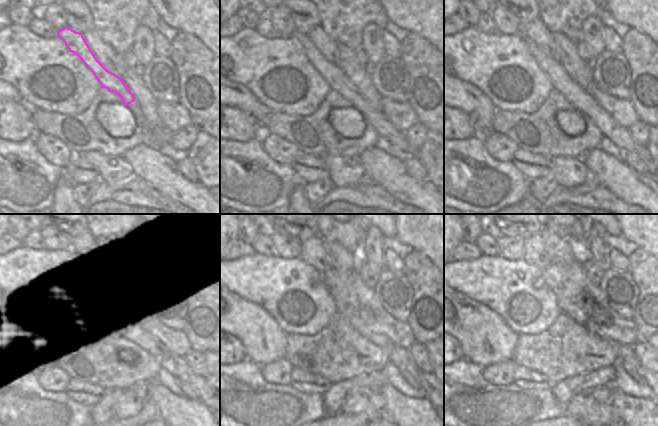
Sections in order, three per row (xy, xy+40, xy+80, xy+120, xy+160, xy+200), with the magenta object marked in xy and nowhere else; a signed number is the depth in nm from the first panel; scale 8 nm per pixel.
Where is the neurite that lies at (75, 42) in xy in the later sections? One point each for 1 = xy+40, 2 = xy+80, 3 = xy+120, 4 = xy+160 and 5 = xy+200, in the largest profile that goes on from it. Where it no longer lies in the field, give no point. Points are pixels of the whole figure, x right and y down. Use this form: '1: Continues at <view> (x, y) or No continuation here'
1: Continues at xy+40 (334, 76)
2: Continues at xy+80 (561, 81)
3: Continues at xy+120 (176, 364)
4: Continues at xy+160 (400, 357)
5: Continues at xy+200 (626, 358).

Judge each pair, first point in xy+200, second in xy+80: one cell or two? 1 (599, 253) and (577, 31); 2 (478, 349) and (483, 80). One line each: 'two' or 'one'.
1: two
2: two

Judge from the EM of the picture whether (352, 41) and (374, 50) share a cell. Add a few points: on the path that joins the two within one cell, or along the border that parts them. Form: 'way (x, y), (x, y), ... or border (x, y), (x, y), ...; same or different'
border (369, 22), (366, 22), (361, 27), (360, 45); different

